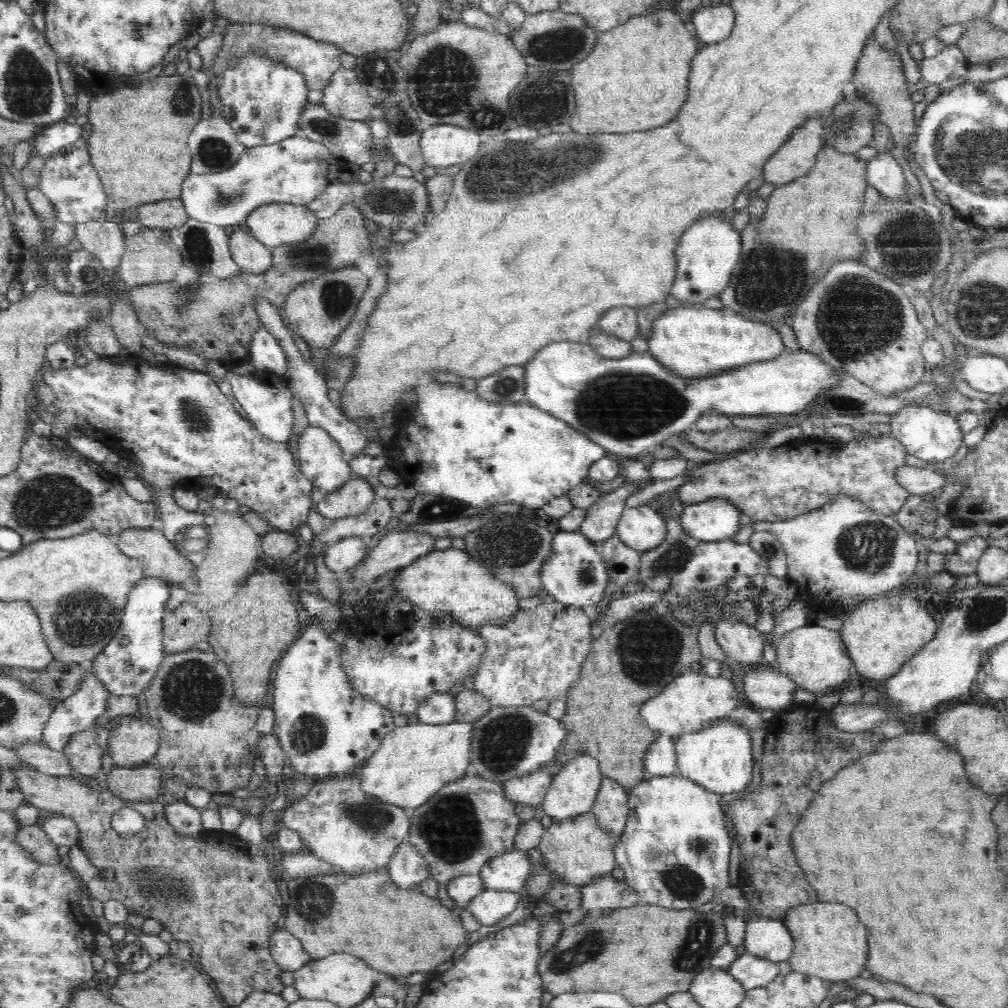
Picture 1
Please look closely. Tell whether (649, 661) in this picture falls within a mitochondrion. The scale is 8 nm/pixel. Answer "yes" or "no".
yes

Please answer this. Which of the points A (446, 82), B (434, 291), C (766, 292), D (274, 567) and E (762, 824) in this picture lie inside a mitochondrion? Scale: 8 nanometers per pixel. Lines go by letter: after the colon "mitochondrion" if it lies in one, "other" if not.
A: mitochondrion
B: other
C: mitochondrion
D: other
E: other

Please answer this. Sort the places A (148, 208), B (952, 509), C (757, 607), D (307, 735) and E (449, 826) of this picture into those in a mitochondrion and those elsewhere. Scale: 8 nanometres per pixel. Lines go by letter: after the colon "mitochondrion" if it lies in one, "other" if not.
A: other
B: other
C: other
D: mitochondrion
E: mitochondrion

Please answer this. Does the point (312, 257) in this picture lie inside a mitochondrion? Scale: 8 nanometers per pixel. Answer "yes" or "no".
yes

